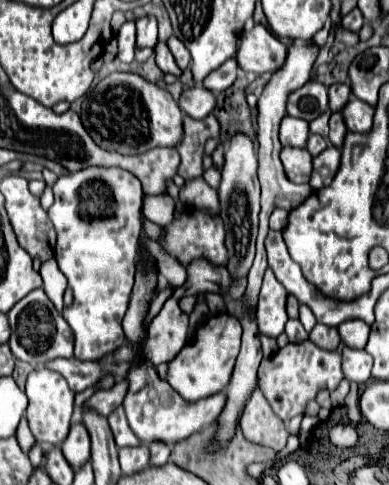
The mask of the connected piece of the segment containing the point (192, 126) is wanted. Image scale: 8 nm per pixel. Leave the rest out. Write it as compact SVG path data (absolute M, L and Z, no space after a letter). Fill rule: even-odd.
M215 114L205 116L203 120L193 120L189 116L183 118L183 130L185 130L185 138L179 144L179 156L181 156L181 164L173 181L181 187L185 180L189 178L197 178L203 174L203 146L207 142L207 138L219 138L221 126L219 120L215 118ZM181 177L185 178L185 180Z

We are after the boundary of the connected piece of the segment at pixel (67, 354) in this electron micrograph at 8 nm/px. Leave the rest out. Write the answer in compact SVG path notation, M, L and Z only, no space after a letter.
M41 288L33 290L25 298L21 298L9 310L7 316L9 316L9 324L11 324L9 346L11 346L11 352L15 358L31 364L33 368L41 368L49 360L55 360L55 358L73 358L73 332Z

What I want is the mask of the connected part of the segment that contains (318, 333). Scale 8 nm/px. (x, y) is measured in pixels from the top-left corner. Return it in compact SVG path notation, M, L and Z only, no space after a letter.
M317 324L311 334L309 334L309 340L313 344L317 344L319 348L323 350L335 350L339 346L339 334L337 334L337 328L331 328L331 326L325 326L325 324Z

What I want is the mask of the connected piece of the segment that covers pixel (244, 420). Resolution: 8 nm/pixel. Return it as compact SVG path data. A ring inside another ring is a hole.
M255 388L255 392L251 394L239 420L239 426L243 430L243 436L247 436L247 440L271 446L275 452L283 450L287 444L289 432L283 420L275 416L275 412L271 410L269 402L265 400L259 388Z

